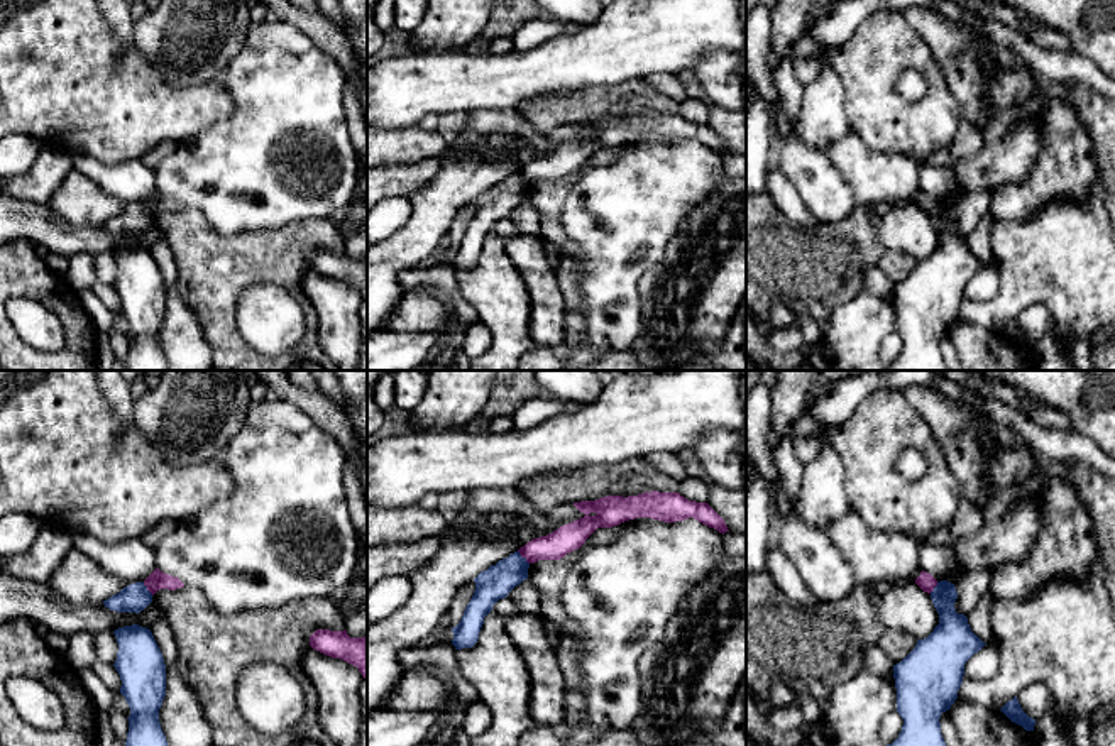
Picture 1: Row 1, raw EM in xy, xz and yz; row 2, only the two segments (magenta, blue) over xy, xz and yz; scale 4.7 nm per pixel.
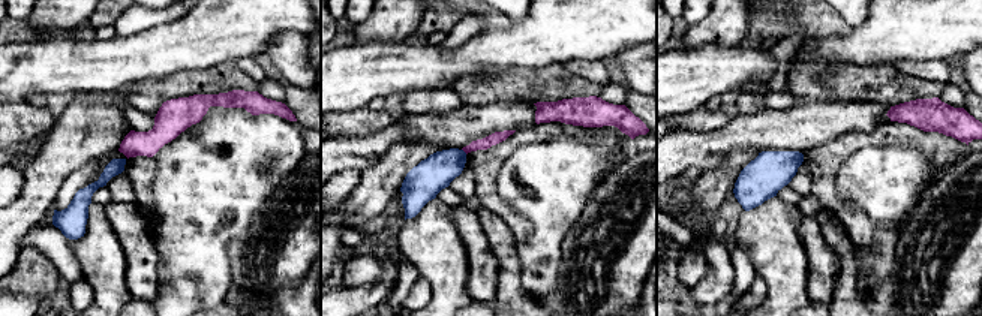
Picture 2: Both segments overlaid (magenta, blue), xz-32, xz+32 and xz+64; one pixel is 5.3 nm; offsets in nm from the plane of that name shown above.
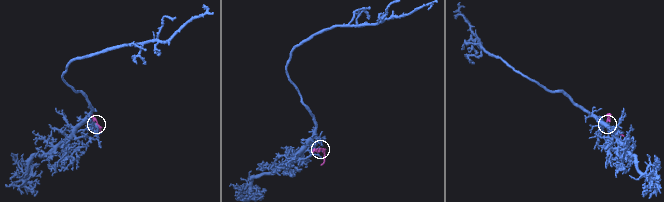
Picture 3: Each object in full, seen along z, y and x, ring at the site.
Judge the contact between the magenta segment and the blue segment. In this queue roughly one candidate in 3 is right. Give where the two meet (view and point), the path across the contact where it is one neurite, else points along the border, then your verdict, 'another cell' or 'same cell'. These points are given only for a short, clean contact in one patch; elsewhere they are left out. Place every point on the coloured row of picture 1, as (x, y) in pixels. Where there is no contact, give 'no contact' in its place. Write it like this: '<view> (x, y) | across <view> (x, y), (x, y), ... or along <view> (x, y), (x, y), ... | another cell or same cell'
xz (521, 555) | along xz (518, 550), (528, 564) | another cell

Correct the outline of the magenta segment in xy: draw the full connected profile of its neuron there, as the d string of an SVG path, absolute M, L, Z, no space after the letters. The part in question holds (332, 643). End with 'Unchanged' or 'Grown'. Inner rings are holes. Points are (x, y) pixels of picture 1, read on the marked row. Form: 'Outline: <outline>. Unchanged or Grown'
Outline: M316 629L310 636L310 646L327 656L340 658L359 668L367 678L367 636L350 638L347 631Z. Unchanged

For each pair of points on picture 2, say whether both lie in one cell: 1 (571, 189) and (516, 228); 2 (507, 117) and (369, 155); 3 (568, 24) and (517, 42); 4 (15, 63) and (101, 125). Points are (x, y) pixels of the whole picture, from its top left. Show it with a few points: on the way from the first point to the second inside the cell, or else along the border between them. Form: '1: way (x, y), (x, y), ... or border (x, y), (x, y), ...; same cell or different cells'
1: border (501, 198), (529, 223), (529, 232), (520, 241); different cells
2: way (473, 123), (458, 129), (404, 131); same cell
3: way (556, 29), (538, 41), (529, 42); same cell
4: border (110, 92), (78, 92), (75, 95); different cells

